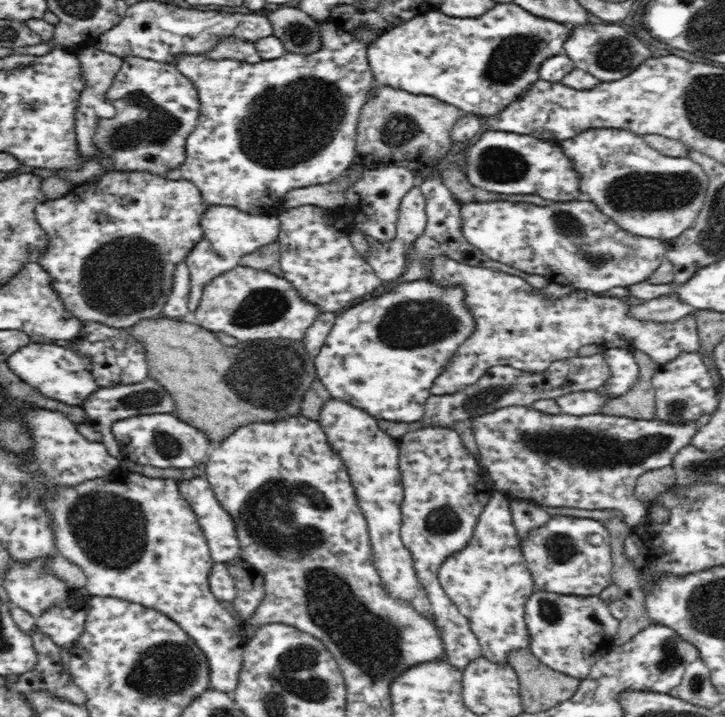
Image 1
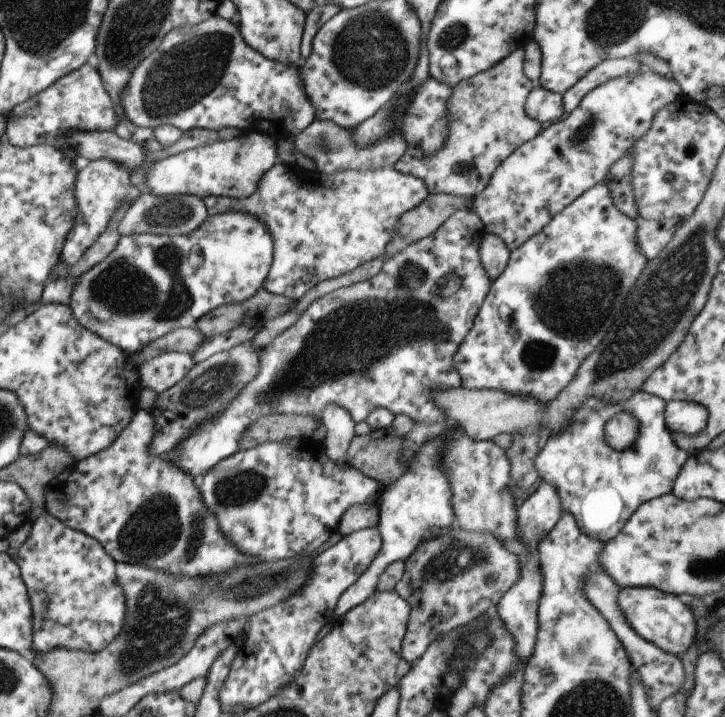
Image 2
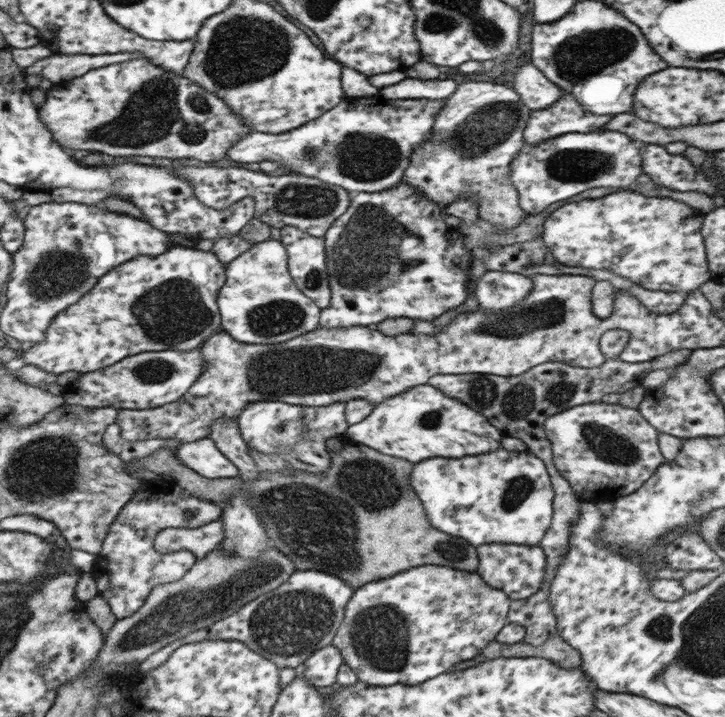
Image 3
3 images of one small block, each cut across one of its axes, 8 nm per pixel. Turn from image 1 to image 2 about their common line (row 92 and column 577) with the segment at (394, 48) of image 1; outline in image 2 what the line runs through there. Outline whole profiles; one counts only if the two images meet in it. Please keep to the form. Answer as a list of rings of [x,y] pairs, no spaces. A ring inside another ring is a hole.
[[[645,392],[615,404],[603,398],[587,398],[573,412],[569,426],[559,428],[555,434],[551,432],[535,456],[533,468],[537,476],[555,488],[562,512],[571,514],[579,532],[587,538],[601,542],[614,538],[615,524],[625,524],[641,502],[671,492],[671,484],[688,455],[673,444],[664,422],[665,406],[661,398]],[[619,409],[625,409],[639,422],[637,440],[621,452],[609,448],[603,434],[605,422]]]

